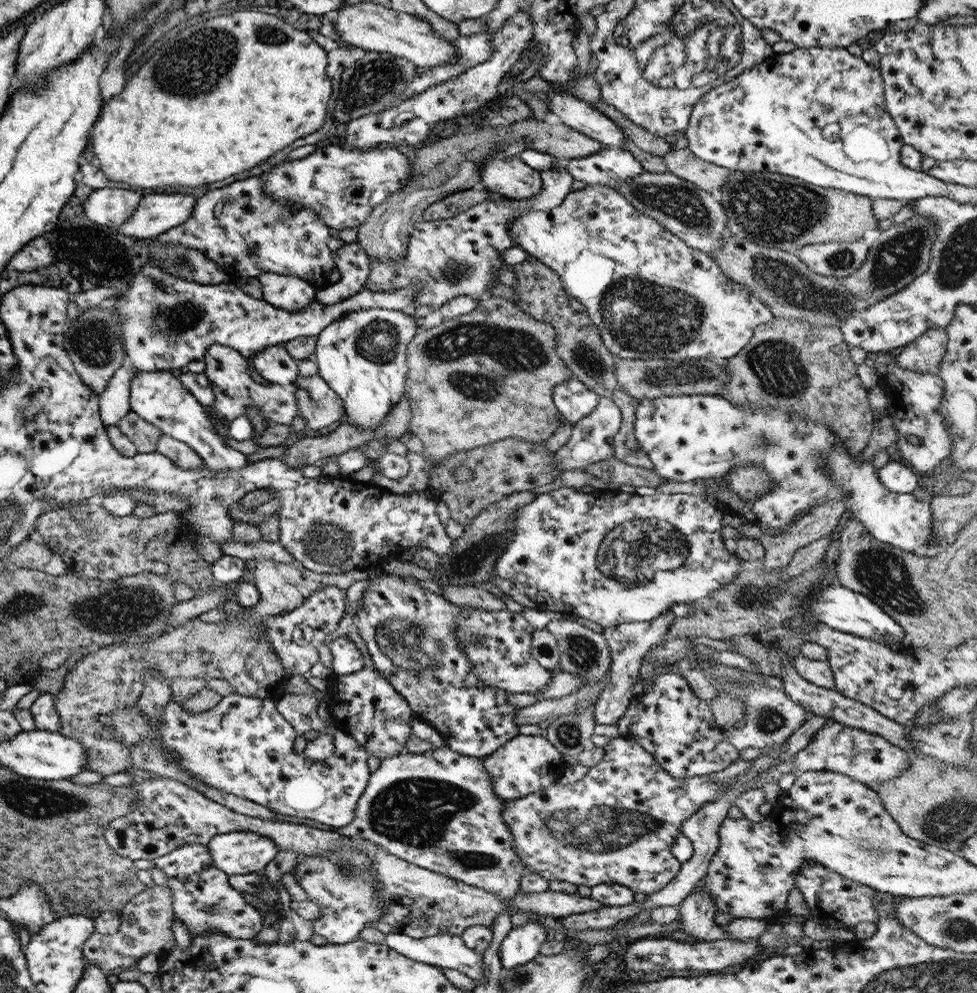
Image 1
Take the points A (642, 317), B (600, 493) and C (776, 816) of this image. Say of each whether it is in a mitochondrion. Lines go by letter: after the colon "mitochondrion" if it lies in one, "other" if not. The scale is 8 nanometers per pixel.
A: mitochondrion
B: other
C: other

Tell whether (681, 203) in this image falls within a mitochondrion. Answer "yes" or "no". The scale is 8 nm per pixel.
yes

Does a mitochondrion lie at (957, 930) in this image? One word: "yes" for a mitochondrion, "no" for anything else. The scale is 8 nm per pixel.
yes

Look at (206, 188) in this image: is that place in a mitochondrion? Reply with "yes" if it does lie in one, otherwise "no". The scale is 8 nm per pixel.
no

